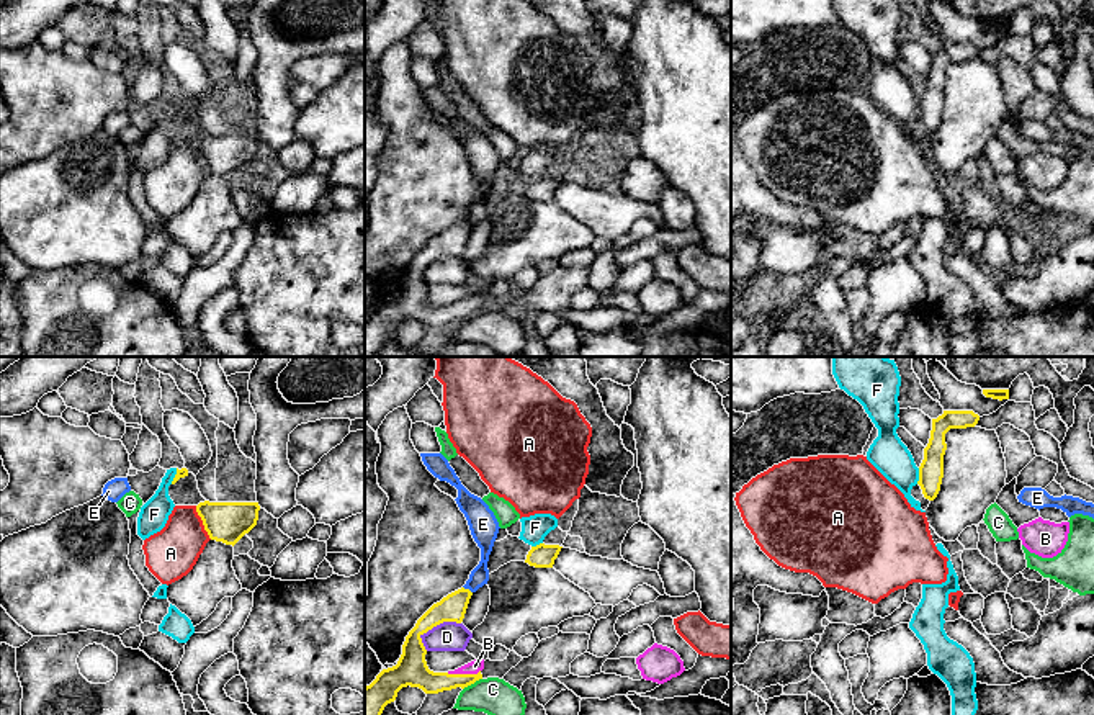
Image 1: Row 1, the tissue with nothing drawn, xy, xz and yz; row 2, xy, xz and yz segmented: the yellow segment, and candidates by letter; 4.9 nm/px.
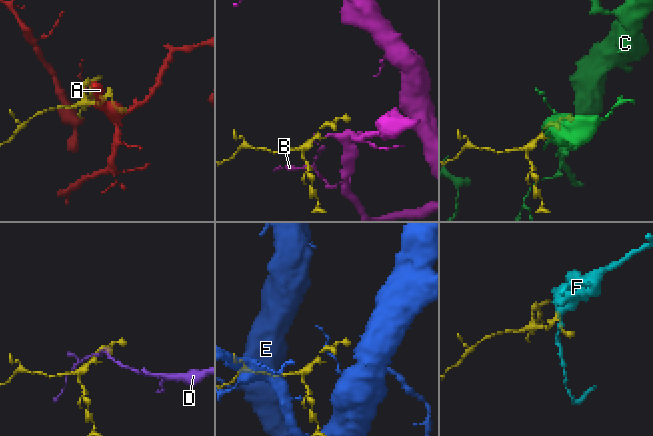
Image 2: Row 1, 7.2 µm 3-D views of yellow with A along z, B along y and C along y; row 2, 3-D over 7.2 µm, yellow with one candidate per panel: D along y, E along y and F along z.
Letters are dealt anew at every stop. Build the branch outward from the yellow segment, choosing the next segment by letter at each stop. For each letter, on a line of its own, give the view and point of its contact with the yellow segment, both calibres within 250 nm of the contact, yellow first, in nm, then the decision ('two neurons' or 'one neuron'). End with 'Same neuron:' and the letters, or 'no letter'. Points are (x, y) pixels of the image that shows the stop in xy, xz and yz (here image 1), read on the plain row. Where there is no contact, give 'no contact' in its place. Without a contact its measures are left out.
A: contact xy (203, 156); calibres 200 and 260 nm; two neurons
B: contact xz (463, 308); calibres 150 and 70 nm; one neuron
C: contact xz (471, 316); calibres 110 and 190 nm; two neurons
D: contact xz (434, 259); calibres 160 and 140 nm; two neurons
E: contact xz (468, 223); calibres 130 and 90 nm; two neurons
F: contact yz (919, 110); calibres 130 and 180 nm; two neurons
Same neuron: B

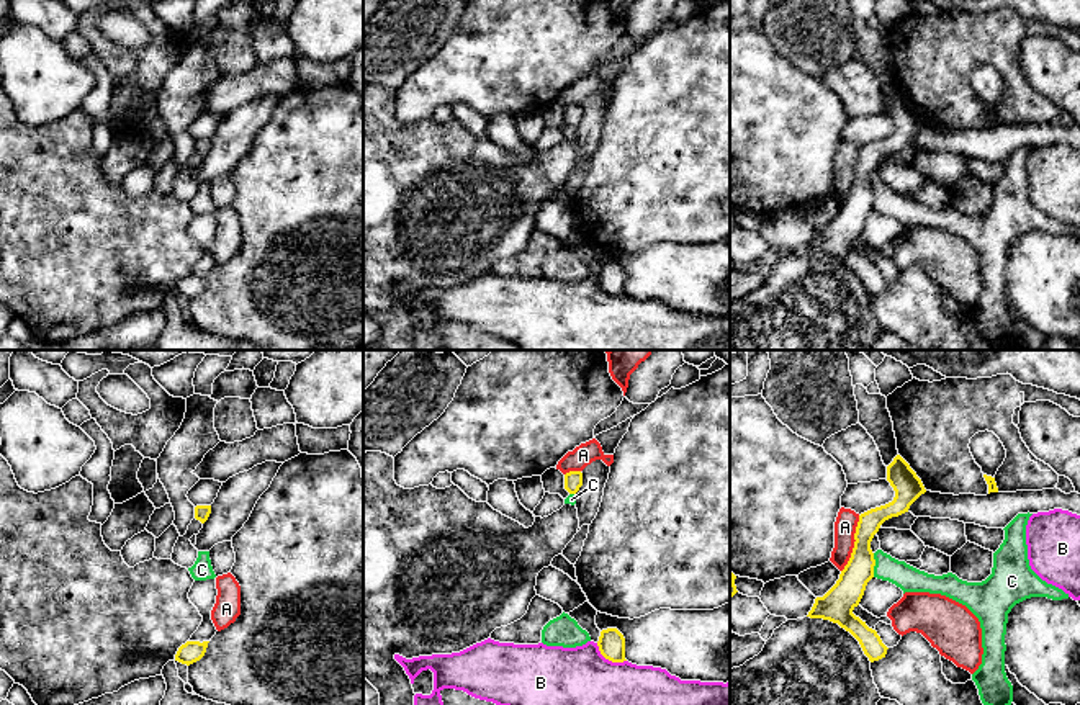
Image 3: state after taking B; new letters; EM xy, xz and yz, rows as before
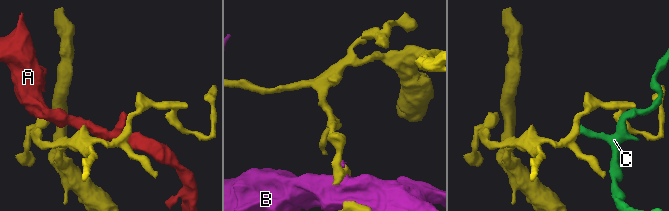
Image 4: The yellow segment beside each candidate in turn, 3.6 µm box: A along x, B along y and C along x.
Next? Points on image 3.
A: contact yz (854, 177); calibres 150 and 110 nm; two neurons
B: contact xz (609, 293); calibres 130 and 500 nm; two neurons
C: contact yz (874, 198); calibres 160 and 130 nm; two neurons
Same neuron: no letter

